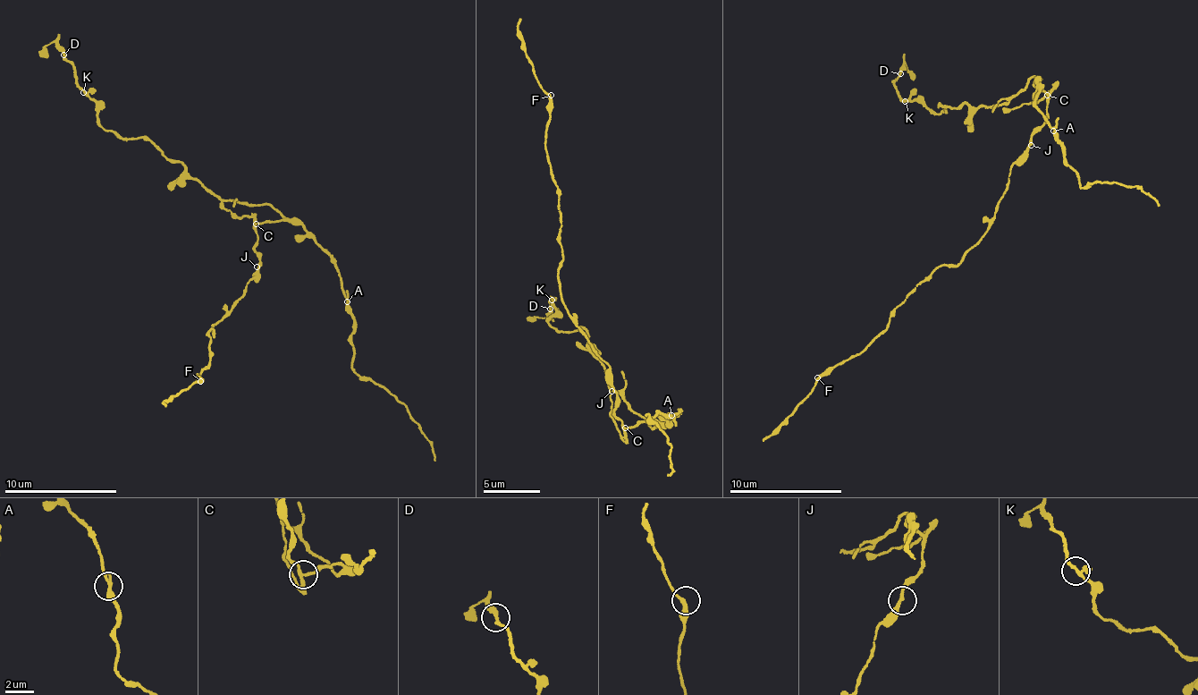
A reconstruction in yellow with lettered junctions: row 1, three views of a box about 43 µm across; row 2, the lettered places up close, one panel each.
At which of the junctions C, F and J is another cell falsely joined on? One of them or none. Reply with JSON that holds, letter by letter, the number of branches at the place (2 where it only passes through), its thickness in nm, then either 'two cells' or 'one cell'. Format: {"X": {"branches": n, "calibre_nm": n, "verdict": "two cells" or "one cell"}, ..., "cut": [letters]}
{"C": {"branches": 3, "calibre_nm": 200, "verdict": "two cells"}, "F": {"branches": 2, "calibre_nm": 240, "verdict": "one cell"}, "J": {"branches": 2, "calibre_nm": 220, "verdict": "one cell"}, "cut": ["C"]}

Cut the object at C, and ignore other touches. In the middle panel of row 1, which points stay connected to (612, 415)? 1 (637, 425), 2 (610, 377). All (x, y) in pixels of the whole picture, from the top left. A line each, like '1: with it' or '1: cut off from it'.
1: cut off from it
2: with it

